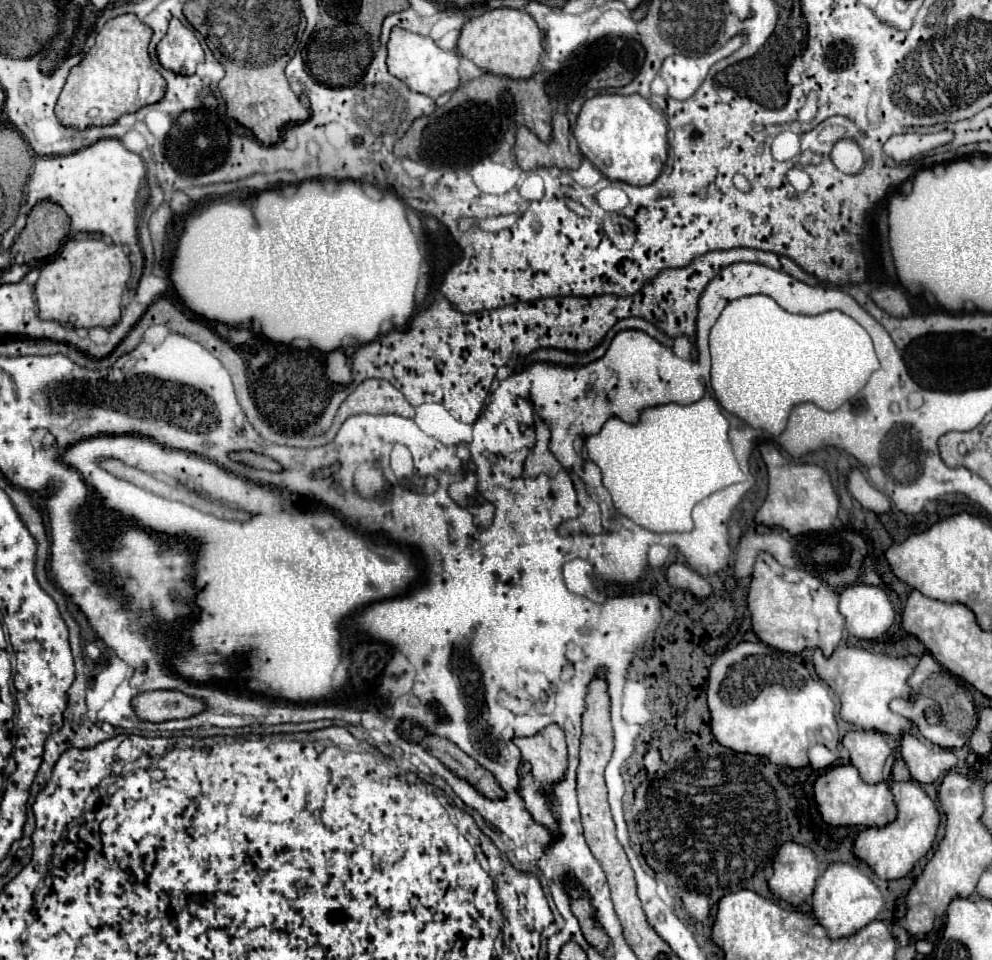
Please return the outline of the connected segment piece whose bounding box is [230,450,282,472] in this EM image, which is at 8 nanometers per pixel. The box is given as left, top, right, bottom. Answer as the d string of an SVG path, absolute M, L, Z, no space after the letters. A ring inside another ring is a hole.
M236 450L236 452L230 452L230 460L234 462L240 462L244 466L250 466L250 468L260 468L260 470L270 470L270 472L280 472L282 466L264 456L264 454L258 454L258 452L248 452L248 450Z

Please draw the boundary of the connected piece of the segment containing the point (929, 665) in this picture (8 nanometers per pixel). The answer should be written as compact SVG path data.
M926 652L926 654L922 654L918 666L914 668L914 674L908 678L907 682L910 686L916 686L914 690L918 690L918 686L922 684L920 678L930 678L930 674L934 674L934 672L942 672L942 666Z

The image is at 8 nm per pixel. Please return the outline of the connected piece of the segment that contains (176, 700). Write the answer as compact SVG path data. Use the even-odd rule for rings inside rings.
M156 690L138 694L134 698L134 708L142 720L164 722L196 716L206 710L206 702L202 698L188 696L180 690Z

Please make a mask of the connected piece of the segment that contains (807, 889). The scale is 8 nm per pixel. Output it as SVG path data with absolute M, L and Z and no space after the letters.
M794 842L784 844L776 854L772 868L774 874L768 880L768 886L774 898L798 906L812 896L820 866L810 848Z

